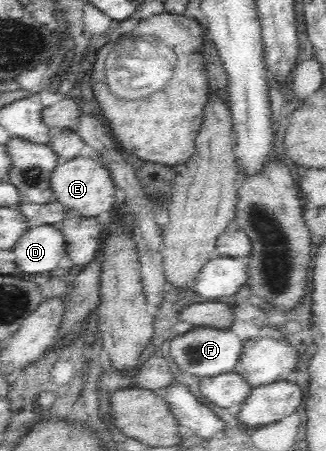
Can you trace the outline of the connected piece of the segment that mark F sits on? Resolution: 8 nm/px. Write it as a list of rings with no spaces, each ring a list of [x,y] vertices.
[[[217,327],[193,328],[183,334],[175,335],[169,339],[169,355],[177,364],[177,368],[185,373],[200,378],[213,377],[225,372],[235,372],[235,366],[239,361],[244,341],[229,328]]]

